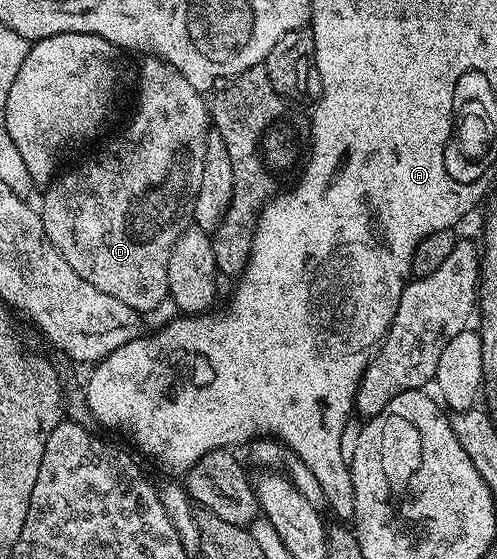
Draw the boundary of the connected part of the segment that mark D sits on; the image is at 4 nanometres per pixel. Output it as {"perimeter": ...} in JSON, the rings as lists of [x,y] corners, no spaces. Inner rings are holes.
{"perimeter":[[[148,55],[148,58],[140,65],[140,98],[136,101],[136,114],[132,117],[132,122],[124,129],[121,137],[116,137],[93,161],[88,161],[85,165],[80,165],[77,169],[72,169],[69,173],[61,172],[53,176],[43,190],[44,202],[38,205],[38,212],[42,223],[46,227],[46,235],[50,243],[90,283],[93,287],[98,287],[98,291],[106,291],[106,295],[114,295],[114,299],[119,299],[126,303],[131,309],[136,310],[141,315],[147,315],[151,309],[159,307],[163,301],[169,300],[168,295],[168,264],[170,263],[170,251],[174,251],[174,243],[183,235],[185,229],[189,228],[192,221],[192,208],[194,199],[198,195],[198,187],[202,187],[202,167],[206,163],[206,139],[210,132],[210,105],[205,94],[201,90],[190,87],[190,82],[170,63],[166,63],[161,57]]]}

